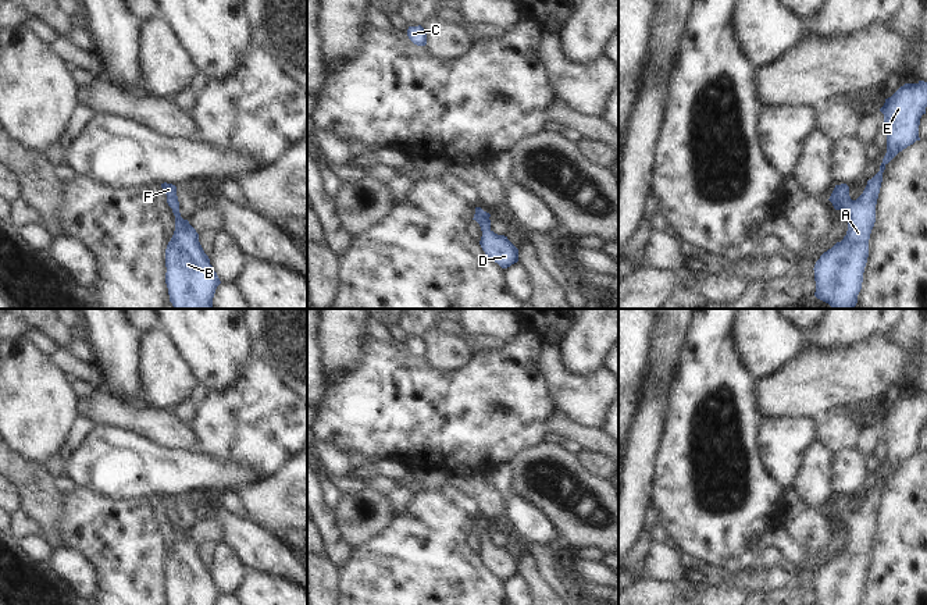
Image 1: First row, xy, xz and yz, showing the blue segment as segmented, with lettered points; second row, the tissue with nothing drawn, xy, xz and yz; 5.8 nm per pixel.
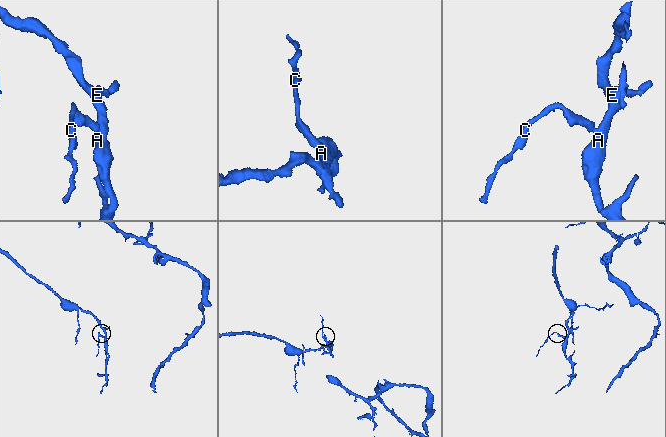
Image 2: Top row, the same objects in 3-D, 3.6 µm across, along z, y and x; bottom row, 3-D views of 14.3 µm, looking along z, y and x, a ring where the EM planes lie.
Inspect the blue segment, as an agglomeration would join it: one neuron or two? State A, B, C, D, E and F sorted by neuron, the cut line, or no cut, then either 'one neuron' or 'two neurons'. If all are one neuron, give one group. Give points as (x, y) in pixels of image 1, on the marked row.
A B C D E F; no cut; one neuron

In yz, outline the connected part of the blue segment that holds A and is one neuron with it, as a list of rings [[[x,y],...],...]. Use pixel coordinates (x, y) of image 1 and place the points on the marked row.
[[[927,82],[905,83],[885,99],[880,111],[887,131],[887,153],[880,171],[867,181],[863,193],[852,200],[846,184],[835,185],[830,202],[848,213],[848,231],[841,242],[824,252],[814,264],[814,296],[831,309],[853,309],[862,289],[869,257],[869,239],[876,223],[876,204],[885,166],[919,138],[920,118],[927,107]]]

